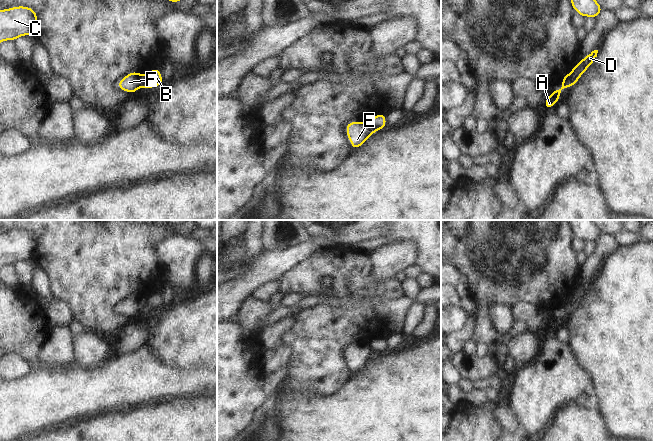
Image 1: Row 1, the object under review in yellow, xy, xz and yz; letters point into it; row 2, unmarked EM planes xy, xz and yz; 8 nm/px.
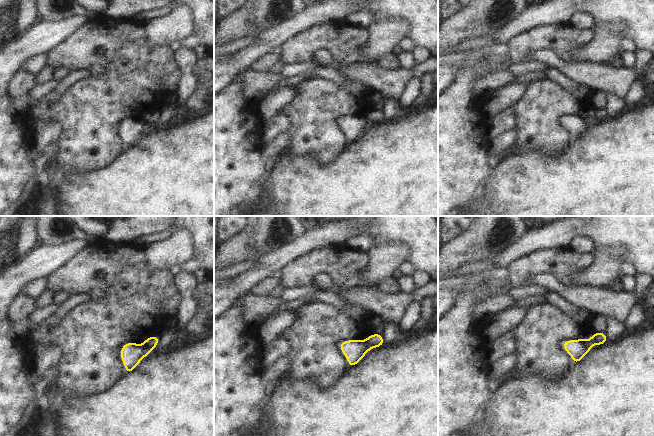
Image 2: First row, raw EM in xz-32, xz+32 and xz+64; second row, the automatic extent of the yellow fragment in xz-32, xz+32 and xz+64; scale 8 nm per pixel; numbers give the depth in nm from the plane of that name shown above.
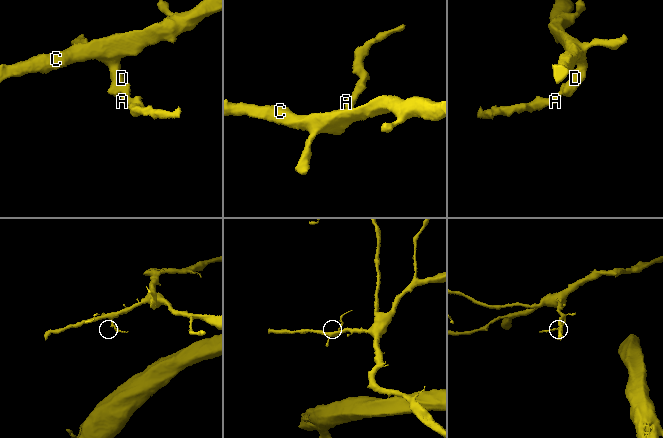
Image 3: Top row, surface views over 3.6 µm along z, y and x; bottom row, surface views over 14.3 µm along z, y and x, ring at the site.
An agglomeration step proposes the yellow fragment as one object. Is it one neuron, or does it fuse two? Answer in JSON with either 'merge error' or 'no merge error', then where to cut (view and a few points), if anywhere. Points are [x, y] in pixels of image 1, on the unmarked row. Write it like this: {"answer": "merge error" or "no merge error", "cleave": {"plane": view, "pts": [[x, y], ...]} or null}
{"answer": "merge error", "cleave": {"plane": "xy", "pts": [[147, 298], [146, 310]]}}

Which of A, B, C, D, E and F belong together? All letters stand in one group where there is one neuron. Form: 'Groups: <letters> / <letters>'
Groups: A B / C D E F.

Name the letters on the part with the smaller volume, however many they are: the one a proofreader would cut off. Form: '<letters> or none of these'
A, B

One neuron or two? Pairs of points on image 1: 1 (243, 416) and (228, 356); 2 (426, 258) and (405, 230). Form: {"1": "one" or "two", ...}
{"1": "one", "2": "one"}

